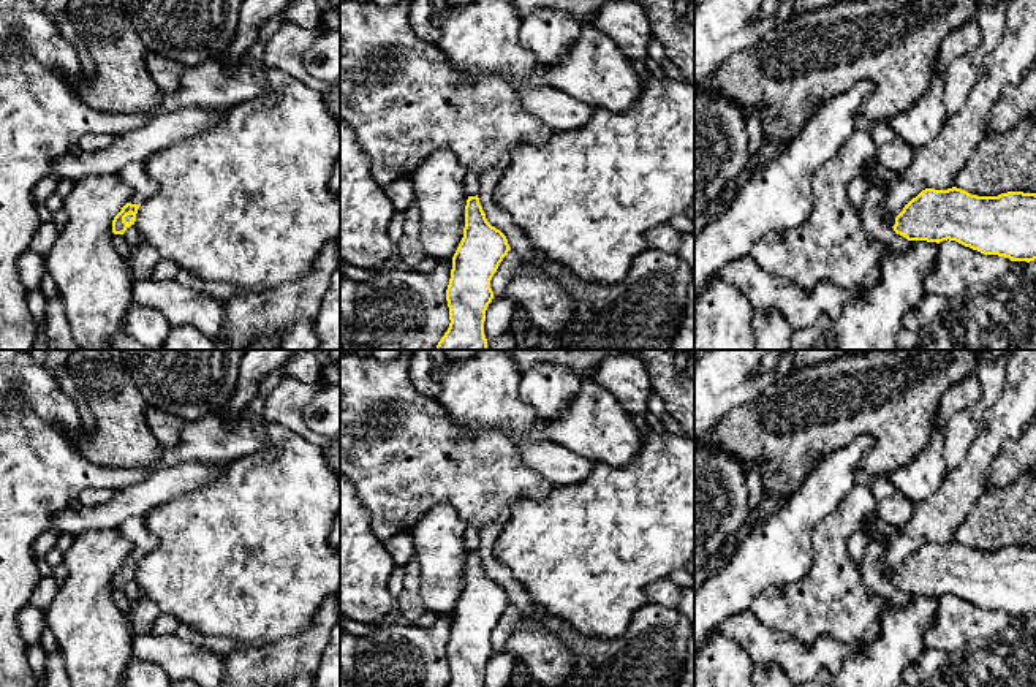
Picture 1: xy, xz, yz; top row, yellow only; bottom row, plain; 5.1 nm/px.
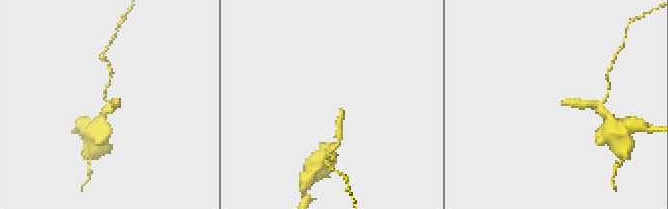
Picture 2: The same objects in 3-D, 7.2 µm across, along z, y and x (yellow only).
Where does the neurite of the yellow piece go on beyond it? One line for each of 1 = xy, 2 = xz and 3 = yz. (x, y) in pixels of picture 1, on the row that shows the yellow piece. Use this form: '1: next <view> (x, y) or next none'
1: next xy (135, 174)
2: next none
3: next yz (891, 220)

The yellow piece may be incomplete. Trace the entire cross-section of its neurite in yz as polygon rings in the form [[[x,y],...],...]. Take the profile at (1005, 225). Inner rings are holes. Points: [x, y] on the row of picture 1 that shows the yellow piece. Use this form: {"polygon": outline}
{"polygon": [[[925,188],[903,211],[883,220],[908,241],[955,241],[984,255],[998,255],[1011,261],[1036,260],[1036,193],[1008,192],[998,196],[977,196],[962,188]]]}

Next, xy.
{"polygon": [[[144,161],[125,165],[117,176],[133,190],[130,201],[112,220],[112,233],[123,234],[134,225],[139,206],[157,193],[157,184],[147,174]]]}

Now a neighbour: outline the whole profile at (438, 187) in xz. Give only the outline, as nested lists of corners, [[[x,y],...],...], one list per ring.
[[[437,150],[410,177],[421,211],[419,241],[433,261],[452,258],[463,237],[467,173],[454,154]]]

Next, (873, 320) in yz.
[[[909,241],[906,250],[884,244],[878,261],[881,280],[875,287],[860,287],[860,294],[843,307],[838,318],[822,315],[811,326],[796,329],[791,350],[898,350],[903,320],[925,296],[924,280],[936,263],[936,253],[936,242]]]

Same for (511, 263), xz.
[[[516,250],[508,252],[508,255],[503,258],[503,261],[500,263],[497,272],[490,280],[490,288],[493,291],[493,296],[498,296],[498,298],[506,296],[506,287],[519,272],[522,263],[524,263],[524,258],[519,252]]]

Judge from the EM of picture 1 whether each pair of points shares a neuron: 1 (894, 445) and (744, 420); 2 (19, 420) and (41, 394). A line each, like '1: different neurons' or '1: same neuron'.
1: same neuron
2: different neurons

